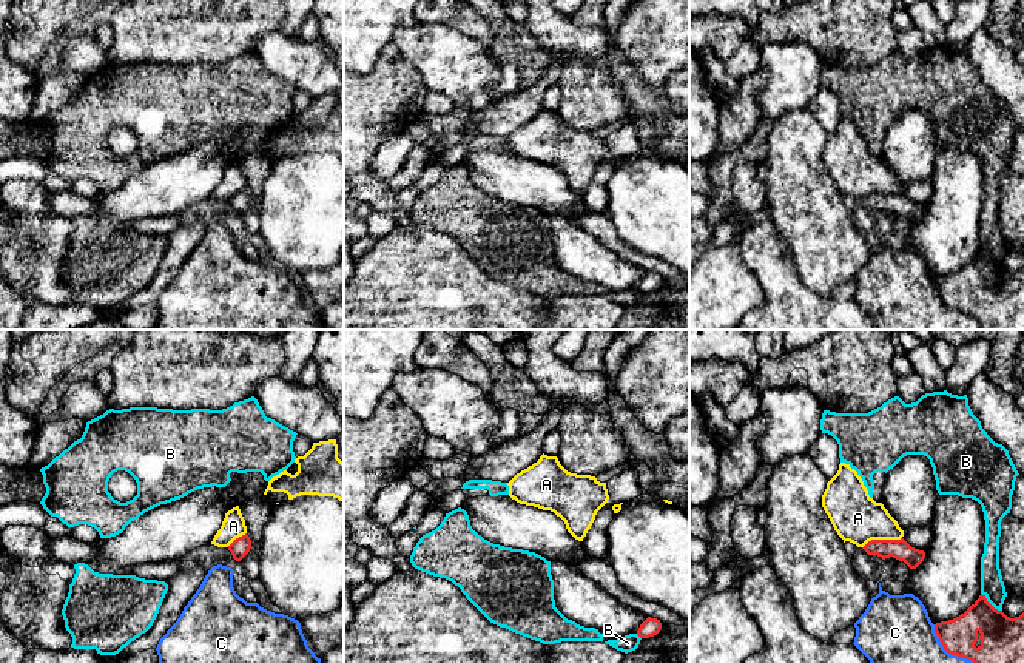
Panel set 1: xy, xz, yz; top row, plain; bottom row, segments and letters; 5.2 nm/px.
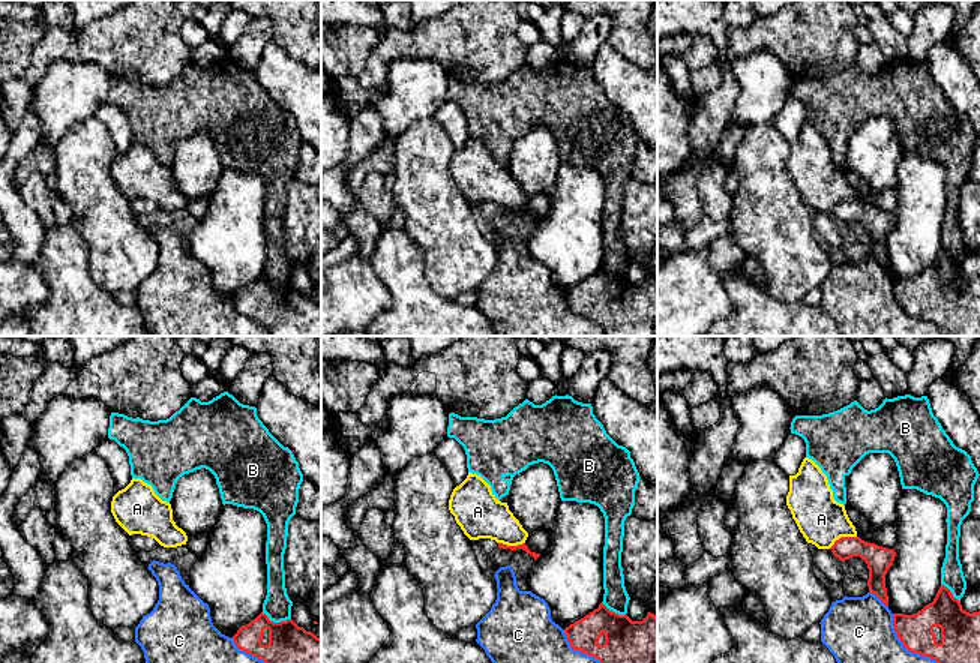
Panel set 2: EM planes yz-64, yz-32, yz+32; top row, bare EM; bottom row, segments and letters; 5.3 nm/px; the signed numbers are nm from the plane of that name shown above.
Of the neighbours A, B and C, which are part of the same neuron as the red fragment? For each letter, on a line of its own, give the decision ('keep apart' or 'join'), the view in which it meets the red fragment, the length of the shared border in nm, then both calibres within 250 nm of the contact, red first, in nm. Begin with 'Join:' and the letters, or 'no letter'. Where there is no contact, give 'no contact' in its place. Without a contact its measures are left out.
Join: no letter
A: keep apart | yz | 220 nm | 110/260 nm
B: keep apart | yz | 150 nm | 220/120 nm
C: keep apart | yz | 300 nm | 190/300 nm

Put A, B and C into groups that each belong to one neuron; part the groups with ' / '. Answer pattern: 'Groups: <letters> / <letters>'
Groups: A / B / C

